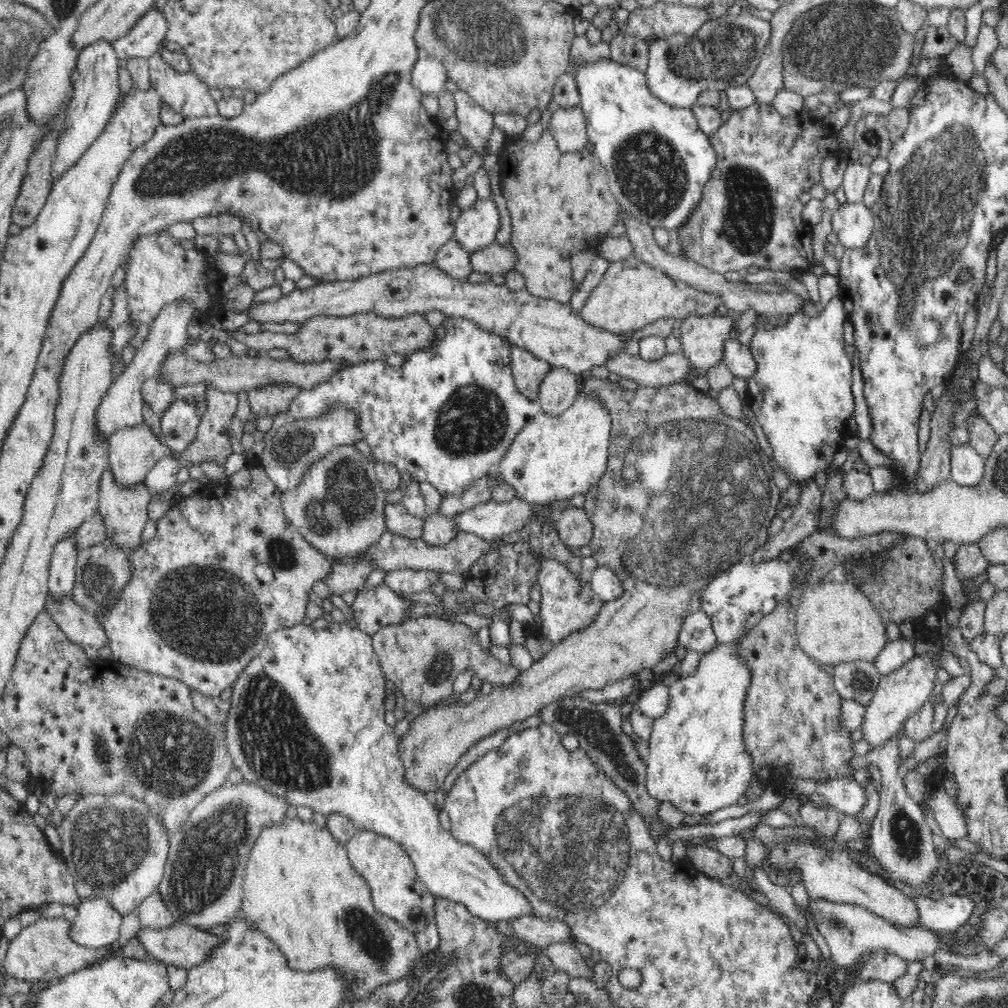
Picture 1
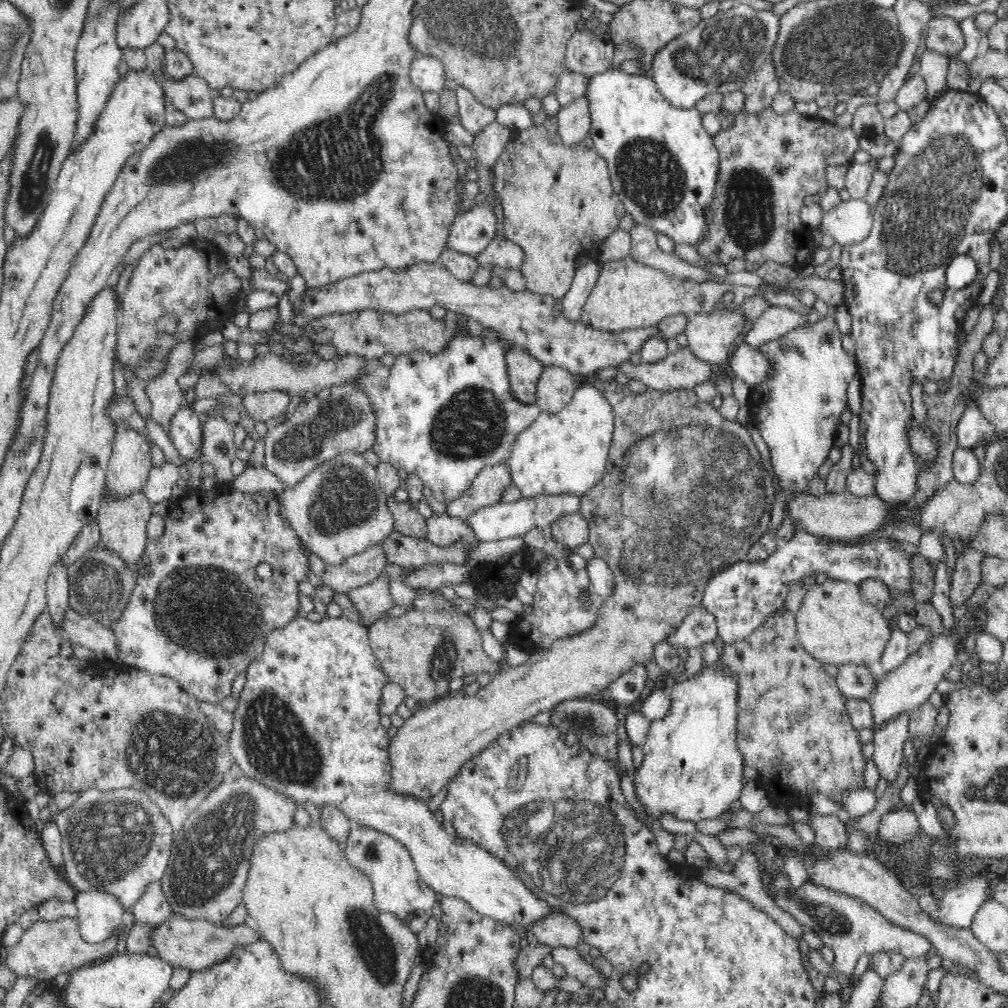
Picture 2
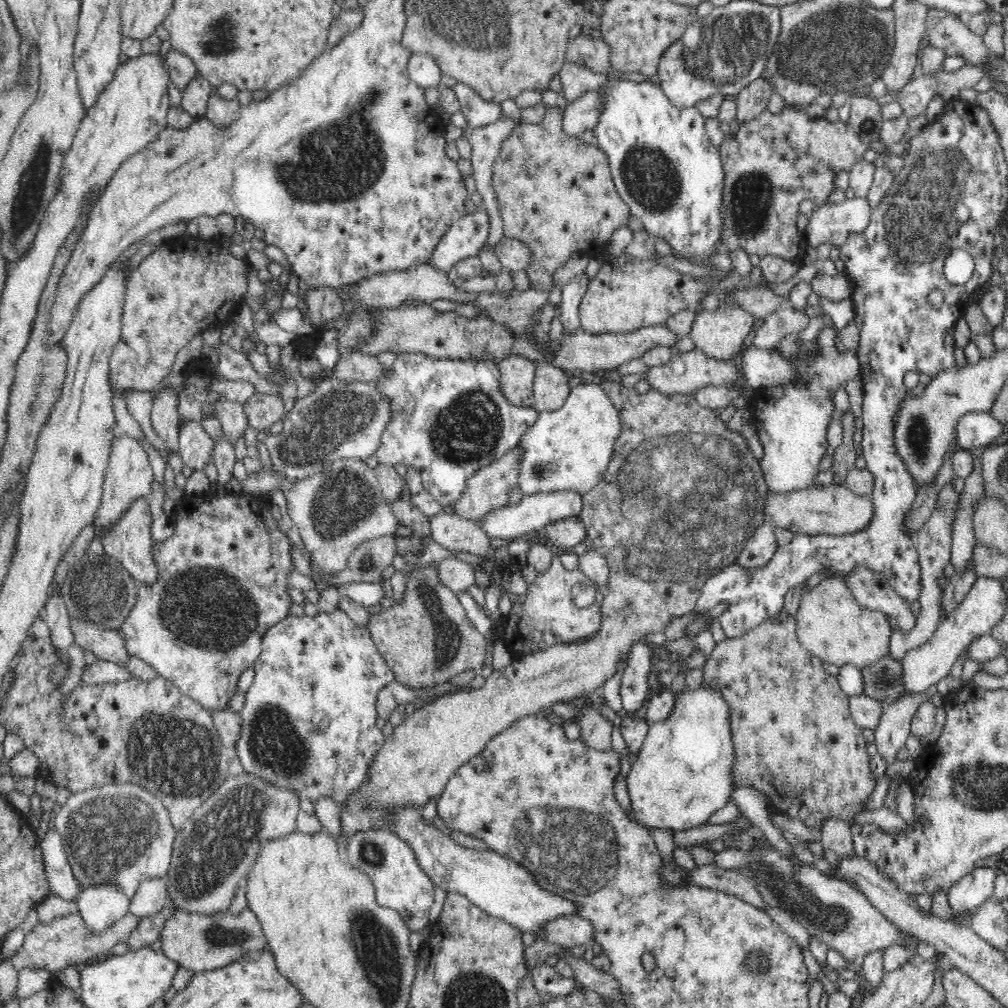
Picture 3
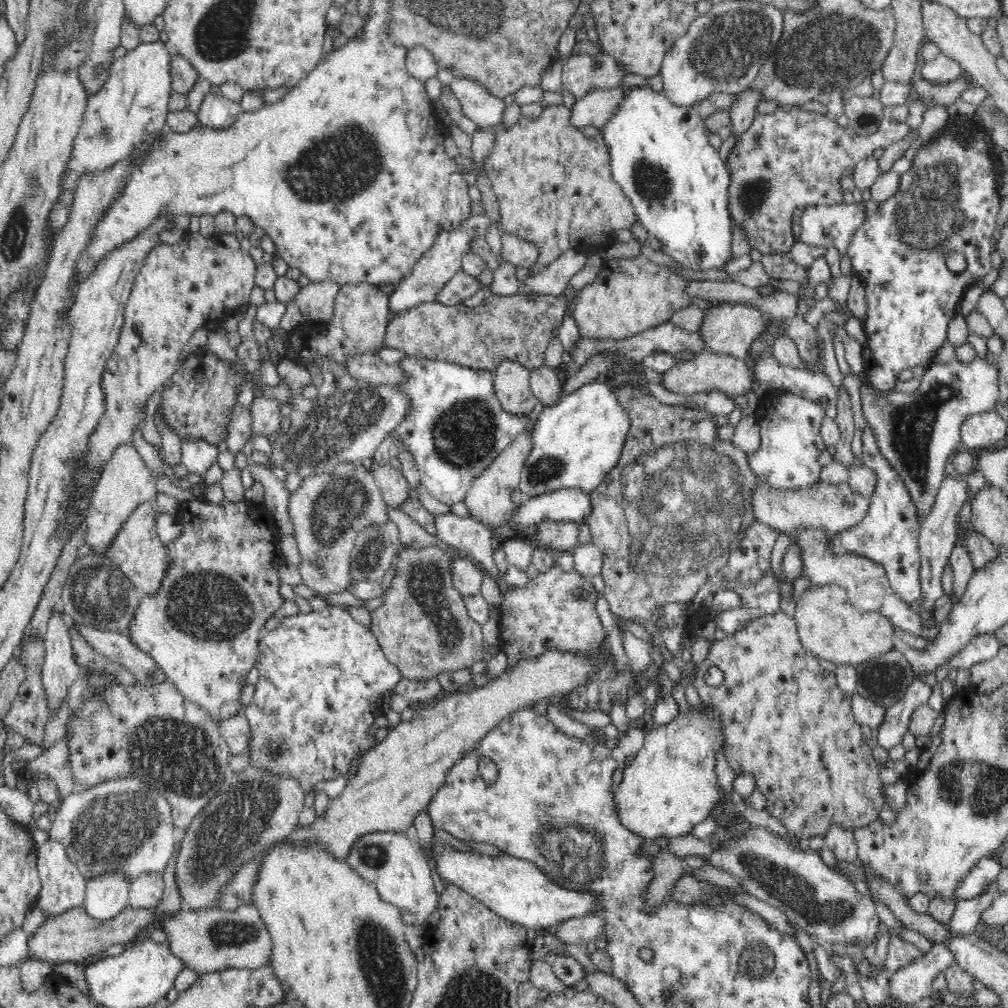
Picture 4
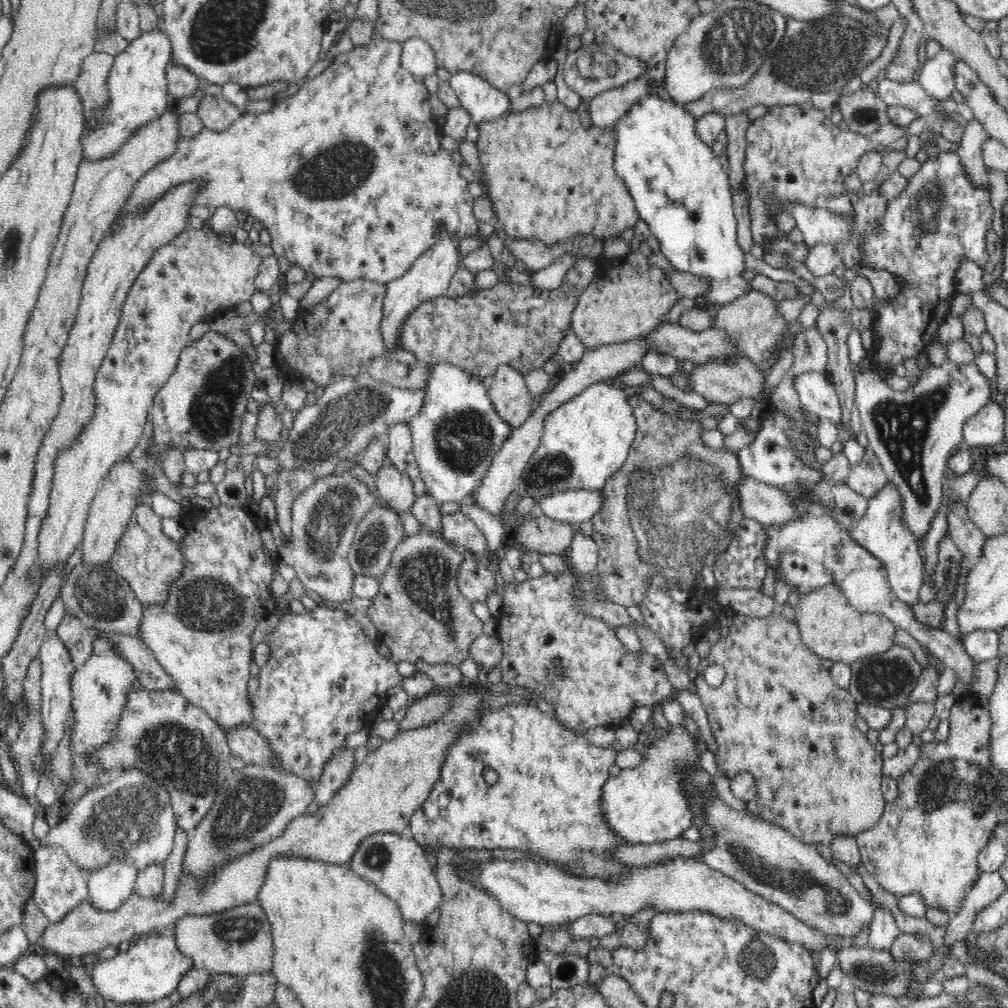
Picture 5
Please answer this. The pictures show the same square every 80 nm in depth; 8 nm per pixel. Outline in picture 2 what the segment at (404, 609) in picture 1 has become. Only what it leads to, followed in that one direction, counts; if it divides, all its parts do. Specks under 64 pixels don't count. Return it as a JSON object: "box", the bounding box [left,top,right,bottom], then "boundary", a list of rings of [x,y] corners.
{"box":[347,574,396,628],"boundary":[[[381,574],[371,583],[347,592],[358,612],[358,623],[369,628],[380,619],[388,618],[388,611],[396,606],[390,594],[389,577]]]}

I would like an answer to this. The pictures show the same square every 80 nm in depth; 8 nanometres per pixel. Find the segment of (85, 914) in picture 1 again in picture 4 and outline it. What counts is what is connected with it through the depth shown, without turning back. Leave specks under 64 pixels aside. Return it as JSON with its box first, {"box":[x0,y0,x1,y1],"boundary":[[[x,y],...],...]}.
{"box":[82,871,129,924],"boundary":[[[108,871],[88,880],[82,902],[84,911],[100,924],[115,917],[129,905],[129,885],[118,871]]]}

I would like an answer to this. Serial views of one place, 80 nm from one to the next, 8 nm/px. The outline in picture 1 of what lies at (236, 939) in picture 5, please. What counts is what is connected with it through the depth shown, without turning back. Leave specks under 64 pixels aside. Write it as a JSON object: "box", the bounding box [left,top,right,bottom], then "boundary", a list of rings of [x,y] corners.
{"box":[132,922,221,969],"boundary":[[[174,922],[174,926],[167,929],[150,929],[142,926],[132,938],[144,947],[147,953],[151,953],[157,961],[165,965],[174,965],[186,969],[201,965],[211,954],[214,946],[220,944],[221,936],[210,935],[202,931],[204,928],[194,927],[188,923]]]}

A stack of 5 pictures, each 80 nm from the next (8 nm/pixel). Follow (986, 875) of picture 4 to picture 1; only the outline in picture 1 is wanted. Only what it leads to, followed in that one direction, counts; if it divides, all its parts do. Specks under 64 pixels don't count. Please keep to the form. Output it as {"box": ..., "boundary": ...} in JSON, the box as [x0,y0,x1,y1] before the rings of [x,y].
{"box":[914,893,974,934],"boundary":[[[964,893],[943,895],[939,900],[930,897],[915,899],[918,922],[914,926],[924,927],[936,934],[946,934],[962,929],[970,914],[974,912],[972,898]]]}

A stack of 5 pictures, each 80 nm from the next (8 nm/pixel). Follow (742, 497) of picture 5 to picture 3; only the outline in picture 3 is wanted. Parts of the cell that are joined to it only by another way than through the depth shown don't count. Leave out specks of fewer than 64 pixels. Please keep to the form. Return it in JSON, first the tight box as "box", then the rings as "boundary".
{"box":[765,484,873,535],"boundary":[[[845,484],[797,489],[787,493],[768,492],[765,497],[765,515],[773,525],[788,528],[790,532],[804,535],[851,535],[869,525],[873,517],[873,499],[852,492]]]}

